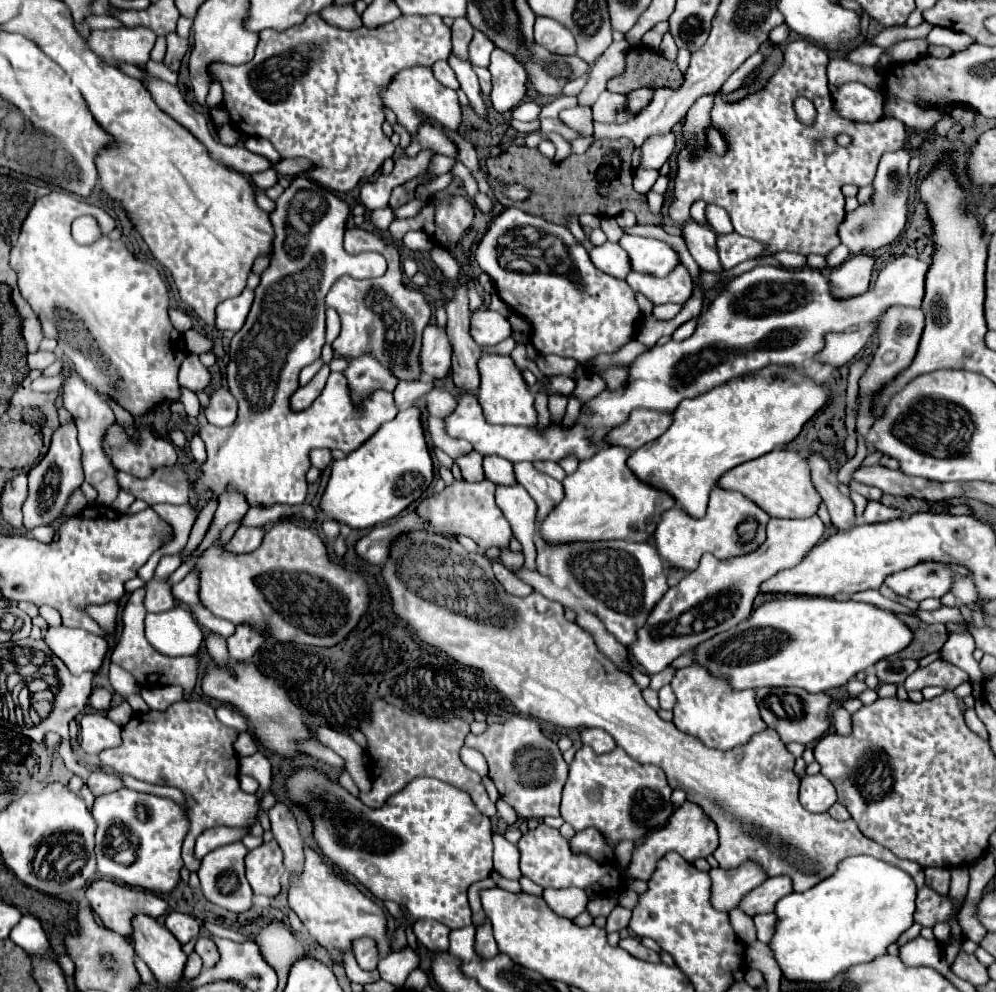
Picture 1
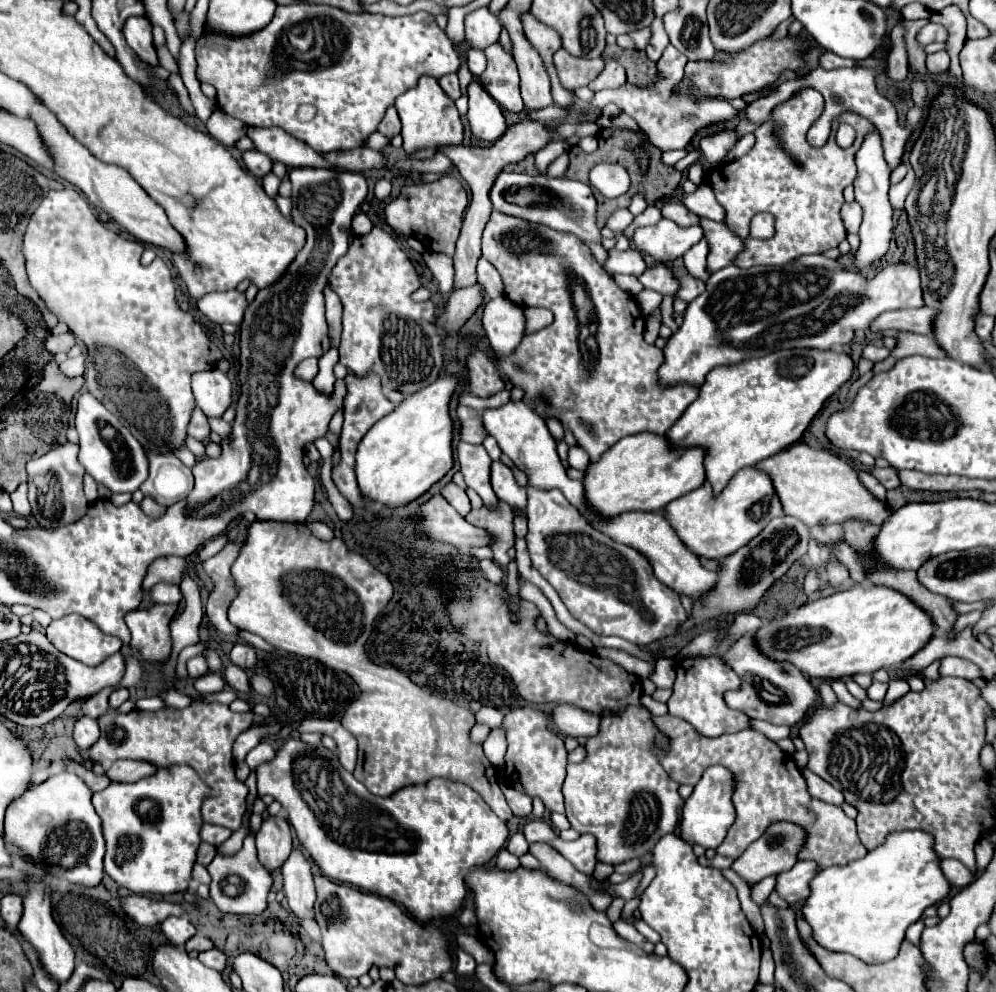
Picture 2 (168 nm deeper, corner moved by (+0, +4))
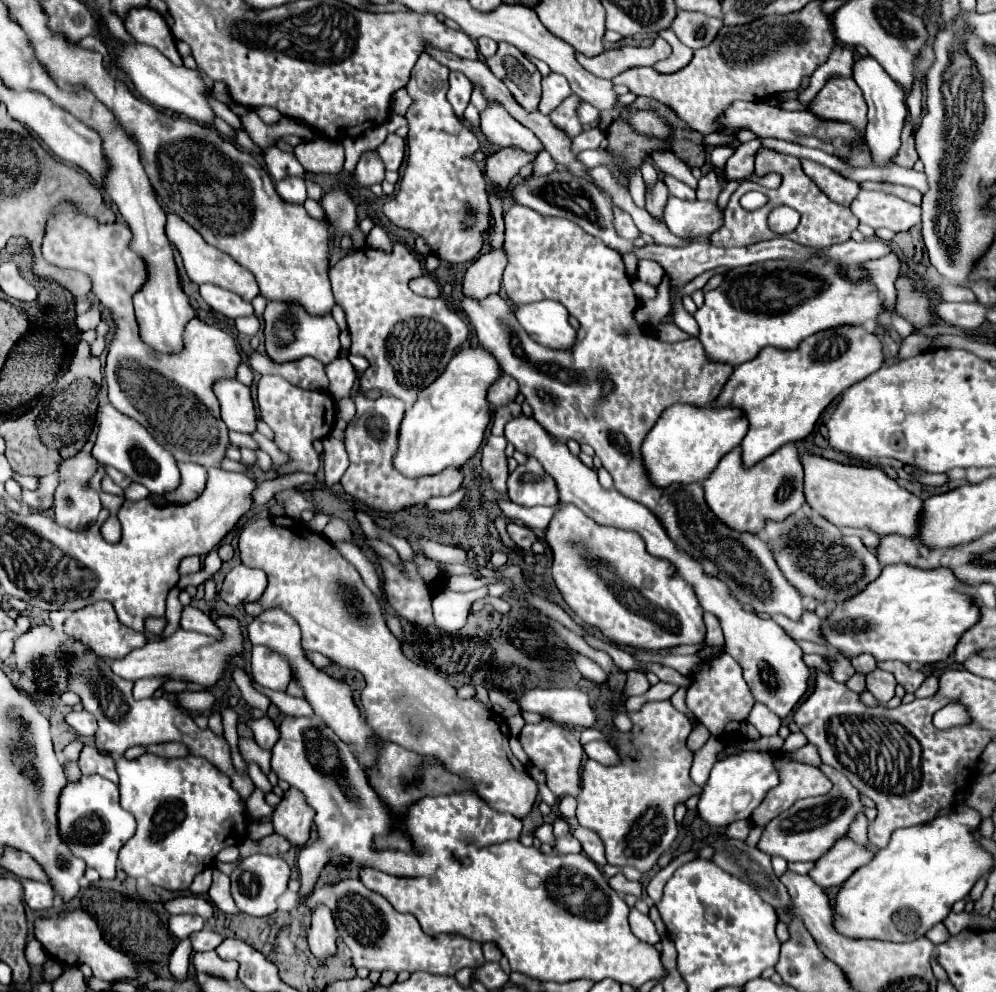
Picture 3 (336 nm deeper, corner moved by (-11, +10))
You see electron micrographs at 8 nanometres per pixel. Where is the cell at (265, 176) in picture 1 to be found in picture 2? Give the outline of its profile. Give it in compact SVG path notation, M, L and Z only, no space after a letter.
M269 172L269 174L263 178L263 188L265 188L265 192L267 192L271 198L277 196L277 188L279 188L279 184L281 184L281 180L279 180L273 172Z

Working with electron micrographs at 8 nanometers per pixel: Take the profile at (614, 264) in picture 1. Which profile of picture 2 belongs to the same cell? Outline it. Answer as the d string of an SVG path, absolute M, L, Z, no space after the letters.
M629 248L625 252L619 252L619 250L609 250L607 252L607 260L603 262L603 268L605 272L609 272L611 276L613 274L631 274L631 276L639 276L647 264L645 260L641 258L641 254L637 254L637 250Z

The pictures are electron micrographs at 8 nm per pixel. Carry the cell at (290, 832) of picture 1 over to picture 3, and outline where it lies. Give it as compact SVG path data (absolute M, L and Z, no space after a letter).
M320 906L312 914L312 928L308 932L310 952L318 962L326 962L336 954L336 924L328 908Z

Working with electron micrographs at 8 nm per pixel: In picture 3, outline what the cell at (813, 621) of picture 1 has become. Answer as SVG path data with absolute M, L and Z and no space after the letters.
M910 564L884 566L882 574L858 596L838 604L822 622L832 648L846 658L872 654L876 660L934 664L954 654L962 634L980 620L980 604L964 592L964 582L950 568L916 568Z

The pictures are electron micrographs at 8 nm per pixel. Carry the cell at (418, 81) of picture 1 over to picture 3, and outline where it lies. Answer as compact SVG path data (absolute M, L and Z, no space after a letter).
M426 52L420 54L416 66L412 68L412 76L406 84L406 90L412 96L412 106L406 112L406 120L408 120L408 138L406 138L406 142L408 142L408 166L406 166L406 172L400 180L398 194L394 194L384 204L382 210L392 224L406 228L406 230L412 230L418 236L422 236L424 242L432 248L434 256L438 256L440 260L446 260L450 264L472 262L480 254L480 250L486 242L488 230L490 230L490 222L492 222L492 220L488 220L492 216L488 194L486 194L488 180L486 180L482 168L472 158L472 154L480 148L478 138L472 134L472 130L460 118L454 116L452 106L446 100L448 68L438 64Z

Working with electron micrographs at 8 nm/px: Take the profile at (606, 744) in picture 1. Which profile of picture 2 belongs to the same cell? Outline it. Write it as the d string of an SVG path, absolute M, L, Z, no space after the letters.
M559 704L553 712L553 722L555 722L557 730L565 736L591 738L591 736L597 736L601 718L595 714L589 714L585 710L579 710L575 706Z

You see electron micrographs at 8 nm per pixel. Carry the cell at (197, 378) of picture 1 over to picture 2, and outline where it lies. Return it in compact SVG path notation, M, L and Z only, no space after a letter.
M219 368L193 374L191 386L205 416L221 416L231 406L231 382Z

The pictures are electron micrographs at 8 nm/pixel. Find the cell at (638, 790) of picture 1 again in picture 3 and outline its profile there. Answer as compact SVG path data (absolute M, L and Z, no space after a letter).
M670 700L650 702L640 712L628 714L634 728L628 734L616 728L610 736L618 742L622 762L616 766L604 766L588 760L582 770L582 790L578 794L576 818L580 826L594 830L606 848L606 860L612 866L632 866L636 870L650 872L658 858L670 850L678 828L674 820L674 806L686 802L692 794L700 794L702 788L690 778L692 752L686 748L686 738L692 726L684 714L680 714Z

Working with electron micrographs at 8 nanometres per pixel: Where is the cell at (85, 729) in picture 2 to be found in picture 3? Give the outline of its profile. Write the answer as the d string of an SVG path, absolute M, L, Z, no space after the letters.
M72 710L72 712L66 714L64 720L80 736L94 736L94 732L96 732L96 718L90 712L86 712L86 710L80 710L80 712Z

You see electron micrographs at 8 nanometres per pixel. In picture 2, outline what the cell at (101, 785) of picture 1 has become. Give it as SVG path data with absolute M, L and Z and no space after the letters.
M117 760L113 762L105 776L111 782L137 782L149 774L155 774L155 766L153 764L145 764L141 760Z

